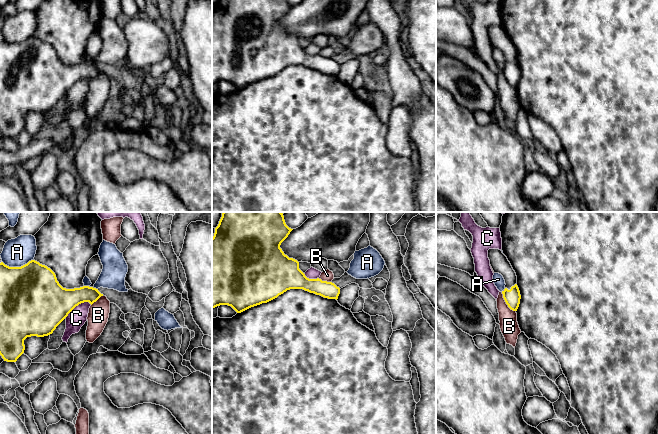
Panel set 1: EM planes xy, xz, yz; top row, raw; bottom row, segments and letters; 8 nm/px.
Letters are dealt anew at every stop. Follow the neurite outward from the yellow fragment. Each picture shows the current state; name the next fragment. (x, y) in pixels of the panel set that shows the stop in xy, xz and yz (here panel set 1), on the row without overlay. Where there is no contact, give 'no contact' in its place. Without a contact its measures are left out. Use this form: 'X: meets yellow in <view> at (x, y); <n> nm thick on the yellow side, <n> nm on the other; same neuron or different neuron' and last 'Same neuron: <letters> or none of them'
A: meets yellow in xy at (17, 43); 500 nm thick on the yellow side, 220 nm on the other; different neuron
B: meets yellow in yz at (506, 79); 130 nm thick on the yellow side, 150 nm on the other; different neuron
C: meets yellow in xy at (78, 80); 360 nm thick on the yellow side, 150 nm on the other; different neuron
Same neuron: none of them

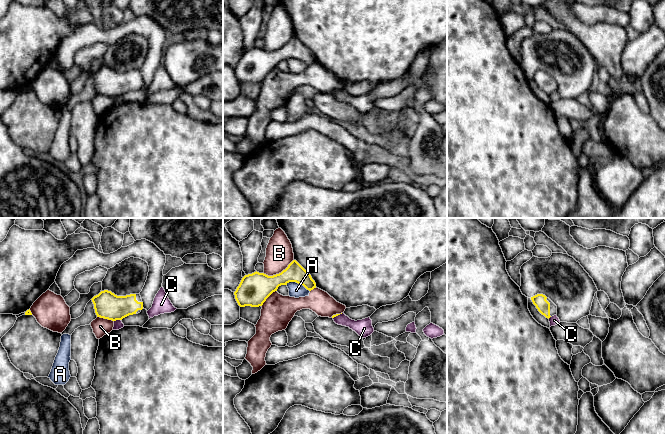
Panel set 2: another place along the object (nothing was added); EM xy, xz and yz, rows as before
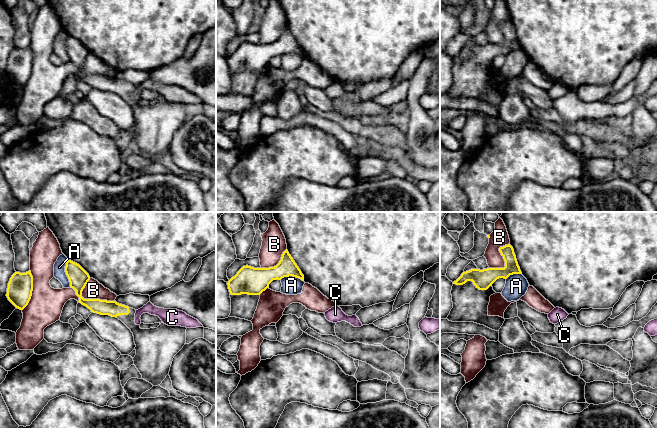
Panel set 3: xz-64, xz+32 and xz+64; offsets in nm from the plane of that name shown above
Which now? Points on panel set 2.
A: meets yellow in xz at (298, 59); 150 nm thick on the yellow side, 120 nm on the other; different neuron
B: meets yellow in xz at (279, 49); 260 nm thick on the yellow side, 220 nm on the other; different neuron
C: meets yellow in xy at (117, 95); 220 nm thick on the yellow side, 70 nm on the other; different neuron
Same neuron: none of them

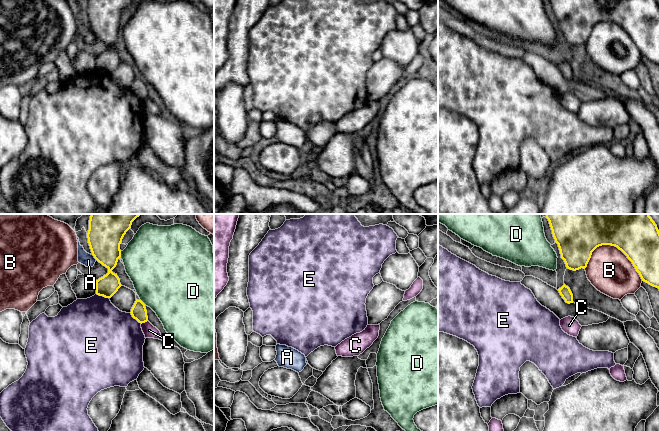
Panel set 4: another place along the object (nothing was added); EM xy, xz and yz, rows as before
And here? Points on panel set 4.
A: meets yellow in xy at (94, 33); 260 nm thick on the yellow side, 100 nm on the other; different neuron
B: meets yellow in yz at (613, 21); 300 nm thick on the yellow side, 360 nm on the other; different neuron
C: meets yellow in xy at (144, 98); 120 nm thick on the yellow side, 100 nm on the other; different neuron
D: meets yellow in xy at (120, 30); 260 nm thick on the yellow side, 440 nm on the other; different neuron
E: meets yellow in xy at (135, 94); 120 nm thick on the yellow side, 480 nm on the other; different neuron
Same neuron: none of them

